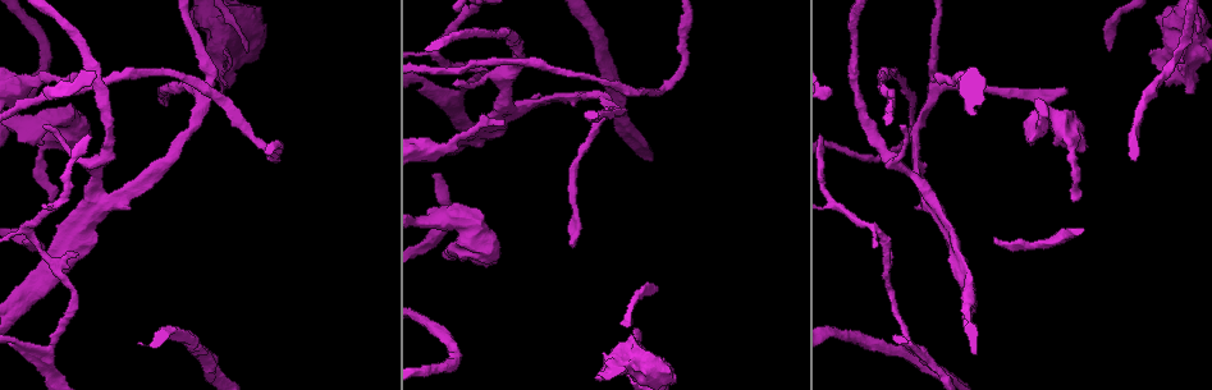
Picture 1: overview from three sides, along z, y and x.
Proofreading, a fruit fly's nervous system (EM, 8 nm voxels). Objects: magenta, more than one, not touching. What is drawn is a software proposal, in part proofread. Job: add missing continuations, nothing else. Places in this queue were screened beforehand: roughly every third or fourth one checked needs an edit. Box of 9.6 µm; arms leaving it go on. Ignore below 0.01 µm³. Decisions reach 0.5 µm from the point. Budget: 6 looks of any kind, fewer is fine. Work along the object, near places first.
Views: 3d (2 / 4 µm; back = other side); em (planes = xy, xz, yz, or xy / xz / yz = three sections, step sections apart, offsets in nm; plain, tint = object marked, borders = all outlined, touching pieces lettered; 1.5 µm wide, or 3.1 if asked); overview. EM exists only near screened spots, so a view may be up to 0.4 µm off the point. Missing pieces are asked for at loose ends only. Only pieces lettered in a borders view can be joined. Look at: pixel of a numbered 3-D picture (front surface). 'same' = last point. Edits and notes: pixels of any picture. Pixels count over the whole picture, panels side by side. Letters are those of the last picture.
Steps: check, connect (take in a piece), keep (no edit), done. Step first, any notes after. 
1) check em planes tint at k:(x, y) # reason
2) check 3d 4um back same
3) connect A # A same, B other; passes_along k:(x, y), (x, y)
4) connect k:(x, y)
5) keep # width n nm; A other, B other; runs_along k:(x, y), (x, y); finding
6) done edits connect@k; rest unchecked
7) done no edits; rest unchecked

check em planes borders at 1:(943, 80)

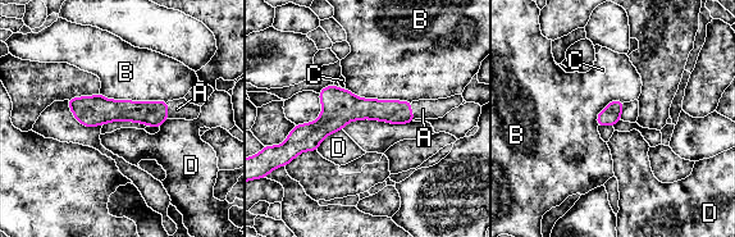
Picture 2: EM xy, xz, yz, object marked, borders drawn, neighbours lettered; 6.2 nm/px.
connect A # A same, B other, C other, D other; passes_along 2:(155, 113), (167, 110), (177, 109); it goes on there

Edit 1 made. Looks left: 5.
check overview # see it whole again

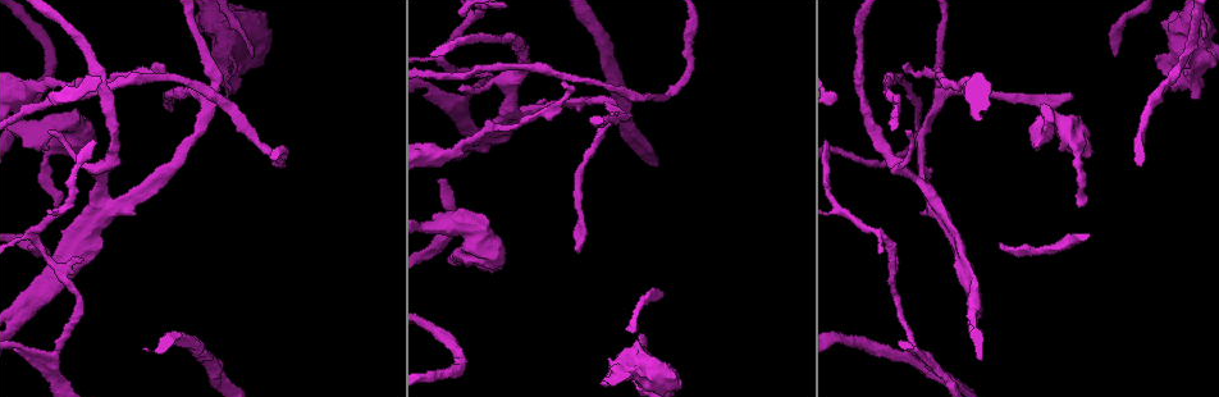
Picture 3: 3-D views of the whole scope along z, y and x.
check em xy step 4 borders at 3:(252, 58) # free end

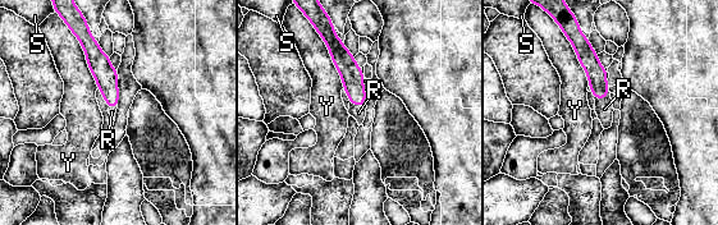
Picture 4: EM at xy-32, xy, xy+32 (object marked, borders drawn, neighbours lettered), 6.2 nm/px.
check em planes borders same # another direction

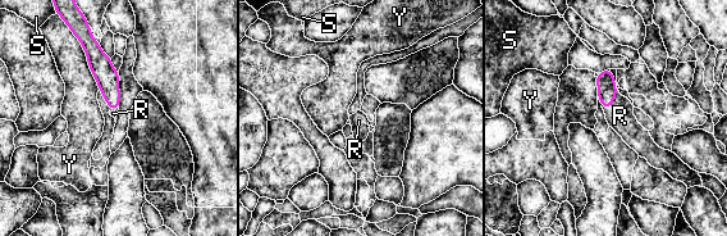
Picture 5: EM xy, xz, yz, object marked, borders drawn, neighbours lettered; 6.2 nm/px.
connect R # width 110 nm; R same, S other, Y other; passes_along 5:(607, 90), (612, 101), (620, 116); it goes on there

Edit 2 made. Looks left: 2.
done edits connect@2, connect@5; rest unchecked

